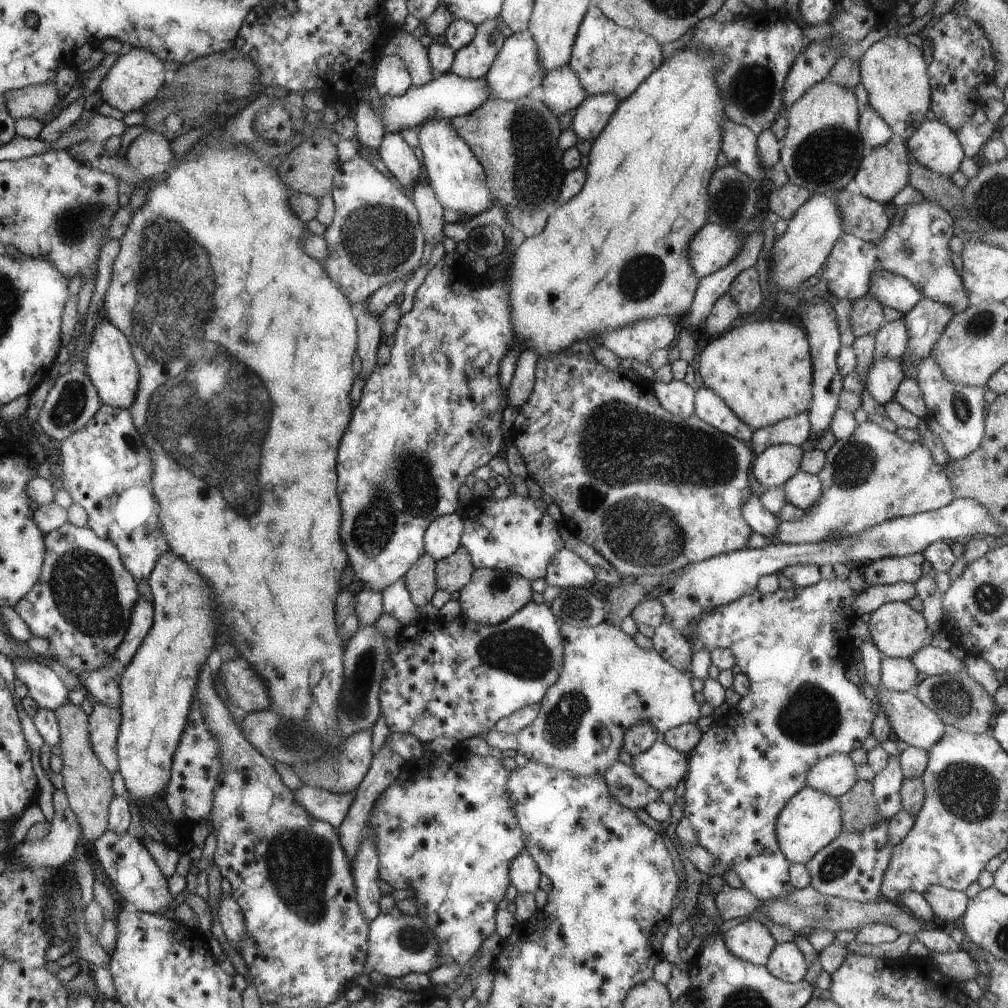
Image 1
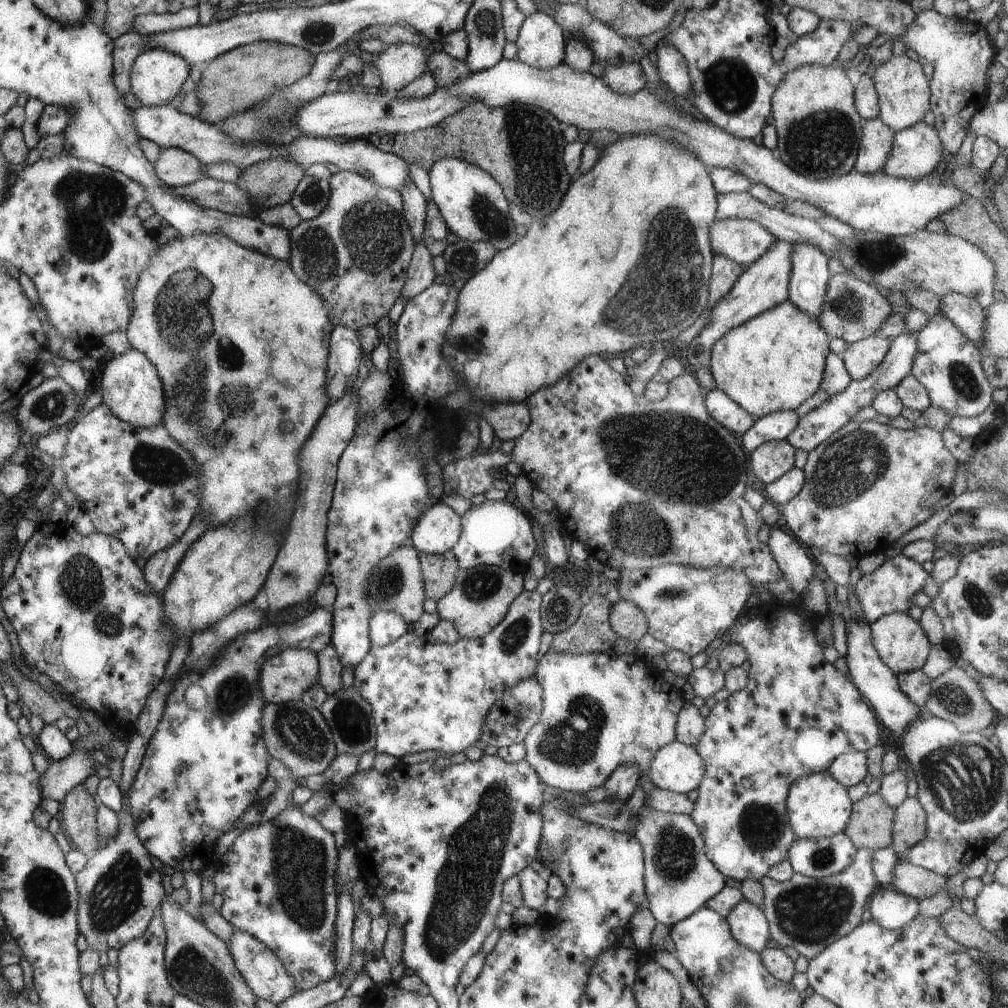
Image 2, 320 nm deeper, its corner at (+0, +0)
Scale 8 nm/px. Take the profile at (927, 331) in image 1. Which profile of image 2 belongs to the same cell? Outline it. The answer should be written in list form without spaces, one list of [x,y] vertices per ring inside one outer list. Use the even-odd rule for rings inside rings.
[[[904,332],[891,339],[891,345],[884,360],[866,378],[852,379],[842,392],[831,396],[818,408],[801,416],[796,428],[785,439],[795,449],[810,452],[813,448],[816,448],[823,440],[848,424],[858,410],[871,405],[879,392],[884,389],[894,389],[899,382],[902,382],[903,378],[910,375],[916,351],[917,340],[909,332]]]

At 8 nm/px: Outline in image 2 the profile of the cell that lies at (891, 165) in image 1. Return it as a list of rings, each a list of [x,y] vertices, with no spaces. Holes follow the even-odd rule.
[[[879,116],[864,121],[862,130],[853,169],[861,173],[880,172],[893,147],[895,132],[888,128]]]

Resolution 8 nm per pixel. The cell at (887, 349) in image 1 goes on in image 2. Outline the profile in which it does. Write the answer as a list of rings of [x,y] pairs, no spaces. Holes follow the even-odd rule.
[[[877,334],[849,343],[841,356],[847,373],[854,380],[866,378],[884,360],[890,345],[891,339]]]

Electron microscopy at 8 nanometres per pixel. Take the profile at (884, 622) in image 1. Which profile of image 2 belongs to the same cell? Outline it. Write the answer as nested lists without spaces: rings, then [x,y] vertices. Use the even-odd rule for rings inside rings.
[[[892,613],[882,616],[882,618],[875,620],[870,628],[874,648],[878,651],[882,662],[895,675],[920,671],[926,664],[932,644],[919,621],[914,620],[908,613]]]

